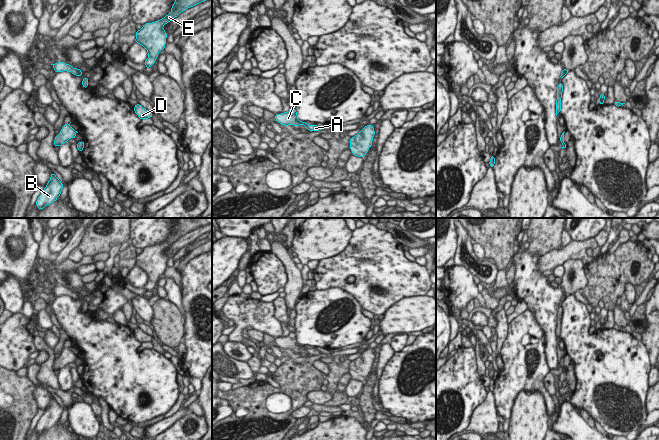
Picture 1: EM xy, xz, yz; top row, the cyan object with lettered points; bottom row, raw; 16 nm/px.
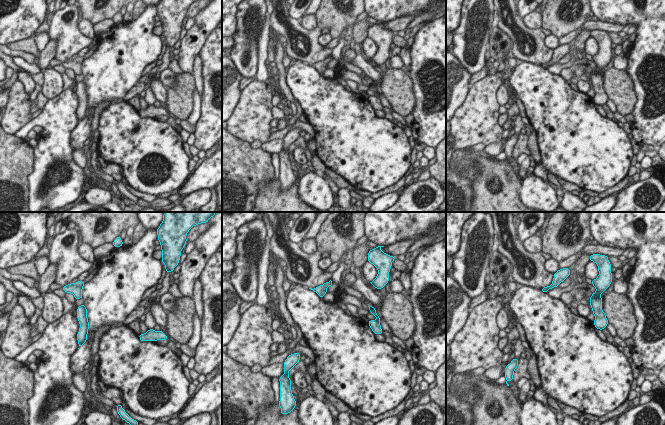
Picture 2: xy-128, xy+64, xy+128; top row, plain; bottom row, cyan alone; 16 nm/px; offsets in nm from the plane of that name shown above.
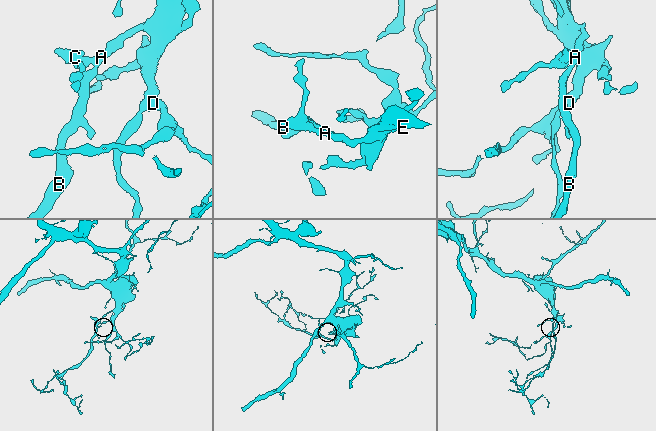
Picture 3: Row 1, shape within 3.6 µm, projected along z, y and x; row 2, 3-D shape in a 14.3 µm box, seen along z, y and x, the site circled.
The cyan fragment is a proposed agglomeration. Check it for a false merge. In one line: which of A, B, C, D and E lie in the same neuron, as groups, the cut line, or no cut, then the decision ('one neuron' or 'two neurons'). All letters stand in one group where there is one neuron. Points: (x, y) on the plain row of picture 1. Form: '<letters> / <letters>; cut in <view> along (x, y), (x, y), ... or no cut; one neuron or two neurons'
A B D E / C; cut in xz along (301, 345), (299, 348); two neurons

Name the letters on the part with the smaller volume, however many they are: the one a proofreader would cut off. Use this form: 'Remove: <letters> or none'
Remove: C

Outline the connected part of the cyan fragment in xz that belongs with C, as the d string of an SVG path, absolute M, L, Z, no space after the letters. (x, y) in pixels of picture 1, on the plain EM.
M290 332L288 336L275 339L275 344L285 350L294 349L299 350L302 345L298 343L295 332Z

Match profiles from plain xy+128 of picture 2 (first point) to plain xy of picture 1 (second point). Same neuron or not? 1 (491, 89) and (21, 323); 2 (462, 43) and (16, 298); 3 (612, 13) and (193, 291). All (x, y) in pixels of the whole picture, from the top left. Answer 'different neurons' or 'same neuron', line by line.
1: same neuron
2: same neuron
3: same neuron

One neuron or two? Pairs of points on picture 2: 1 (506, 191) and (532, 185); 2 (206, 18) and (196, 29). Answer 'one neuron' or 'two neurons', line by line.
1: two neurons
2: one neuron

